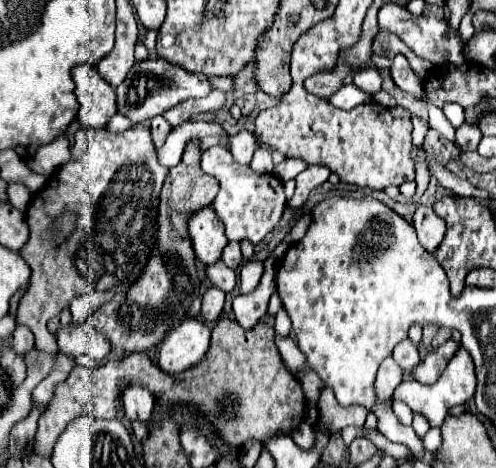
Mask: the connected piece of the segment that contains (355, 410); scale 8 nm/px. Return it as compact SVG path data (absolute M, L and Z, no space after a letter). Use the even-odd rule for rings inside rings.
M323 387L323 391L321 391L319 413L321 413L321 419L329 425L331 433L341 431L341 429L345 429L349 425L363 427L363 421L367 417L367 409L361 407L361 405L351 405L351 407L339 405L329 387Z

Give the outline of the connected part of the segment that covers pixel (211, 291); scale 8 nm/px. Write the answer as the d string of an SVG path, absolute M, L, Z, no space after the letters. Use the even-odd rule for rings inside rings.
M209 287L207 293L203 295L201 319L205 323L215 323L223 311L223 303L225 303L225 293L219 287Z

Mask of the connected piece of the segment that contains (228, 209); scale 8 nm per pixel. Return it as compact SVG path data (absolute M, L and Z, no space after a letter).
M221 145L209 147L201 155L201 169L213 175L221 185L213 201L213 209L225 223L225 233L229 241L249 239L253 245L257 245L281 221L287 199L283 193L283 183L275 175L257 175L255 171L251 171L249 165L239 165L229 149Z

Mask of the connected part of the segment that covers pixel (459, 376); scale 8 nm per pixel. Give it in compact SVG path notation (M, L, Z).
M461 347L455 353L455 357L449 361L447 369L443 371L443 375L439 377L437 383L433 383L433 385L421 385L421 383L417 383L413 379L407 379L401 385L397 385L397 389L393 391L393 399L399 399L399 401L407 403L413 411L423 413L429 419L431 427L439 427L451 407L463 405L463 403L467 403L475 395L475 385L477 385L477 379L475 379L473 361L471 361L469 353Z

